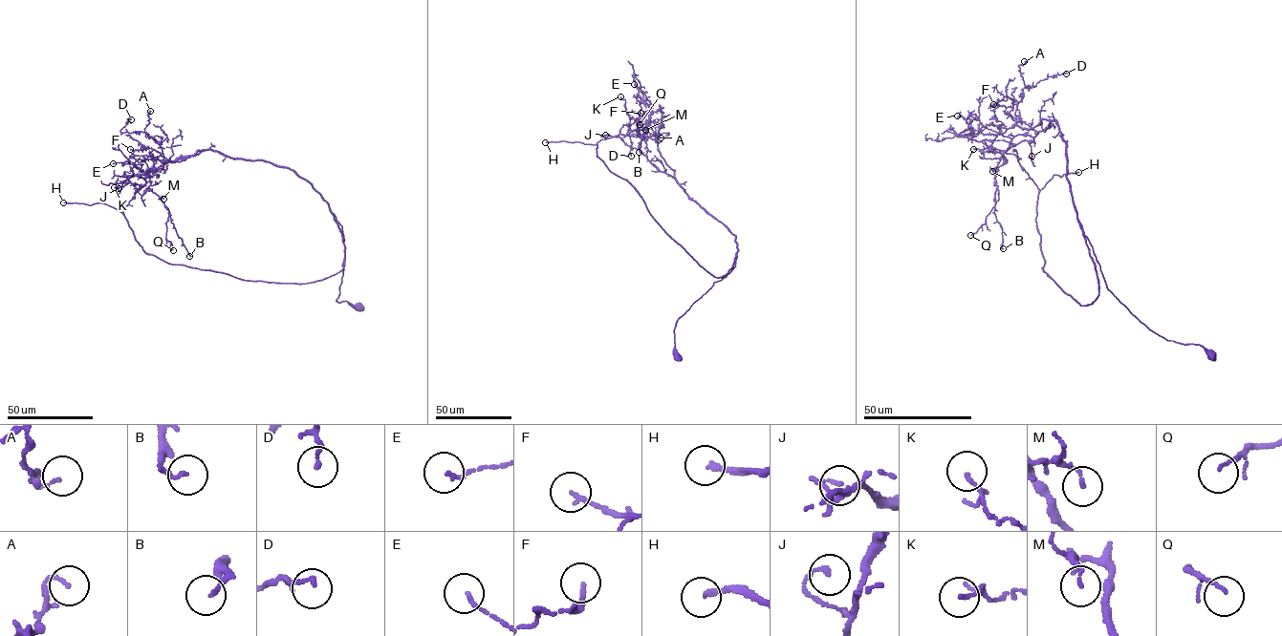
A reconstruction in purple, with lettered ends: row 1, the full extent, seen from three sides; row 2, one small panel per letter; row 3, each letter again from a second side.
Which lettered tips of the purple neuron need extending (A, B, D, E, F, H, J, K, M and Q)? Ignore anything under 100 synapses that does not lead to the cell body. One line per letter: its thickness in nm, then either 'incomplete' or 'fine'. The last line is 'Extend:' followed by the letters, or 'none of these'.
A: calibre 100 nm; fine
B: calibre 140 nm; fine
D: calibre 150 nm; fine
E: calibre 140 nm; fine
F: calibre 160 nm; fine
H: calibre 190 nm; incomplete
J: calibre 160 nm; fine
K: calibre 110 nm; fine
M: calibre 130 nm; fine
Q: calibre 100 nm; fine
Extend: H

